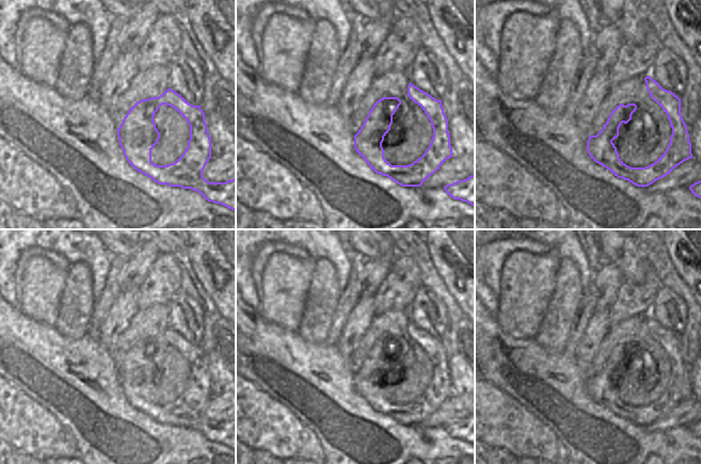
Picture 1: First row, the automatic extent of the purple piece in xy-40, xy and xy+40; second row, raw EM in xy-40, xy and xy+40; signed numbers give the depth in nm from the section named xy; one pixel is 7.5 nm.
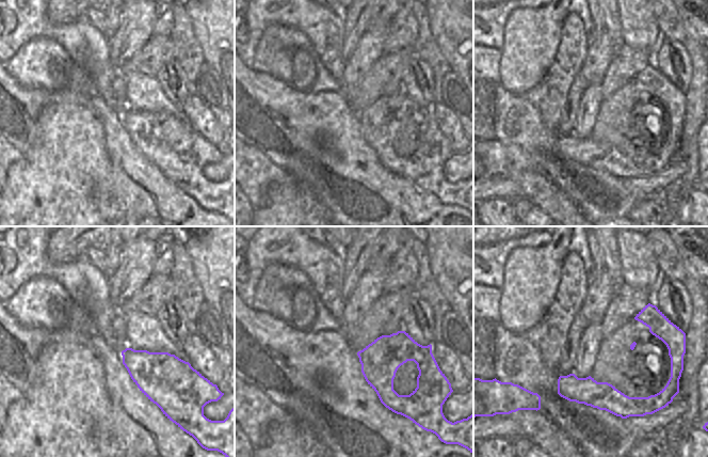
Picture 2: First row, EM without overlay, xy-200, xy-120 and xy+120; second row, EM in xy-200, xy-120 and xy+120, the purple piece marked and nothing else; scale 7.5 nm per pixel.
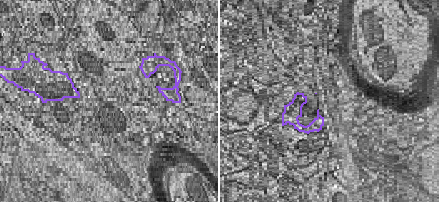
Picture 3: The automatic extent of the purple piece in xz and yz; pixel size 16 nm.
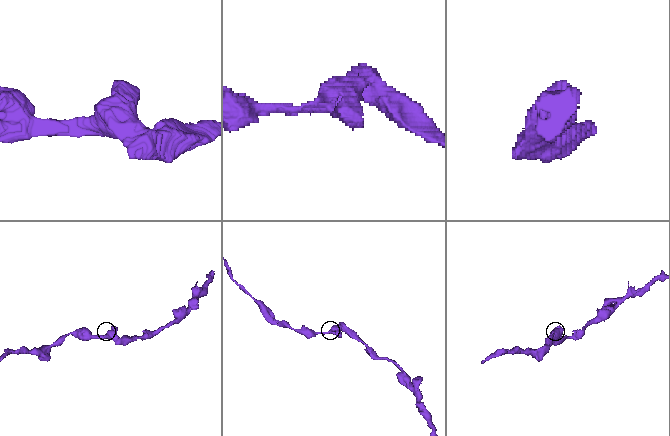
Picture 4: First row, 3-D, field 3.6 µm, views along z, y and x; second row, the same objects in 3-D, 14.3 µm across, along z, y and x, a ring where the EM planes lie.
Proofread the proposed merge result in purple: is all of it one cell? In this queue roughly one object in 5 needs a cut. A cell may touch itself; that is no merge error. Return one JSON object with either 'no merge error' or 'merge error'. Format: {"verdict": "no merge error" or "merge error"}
{"verdict": "no merge error"}

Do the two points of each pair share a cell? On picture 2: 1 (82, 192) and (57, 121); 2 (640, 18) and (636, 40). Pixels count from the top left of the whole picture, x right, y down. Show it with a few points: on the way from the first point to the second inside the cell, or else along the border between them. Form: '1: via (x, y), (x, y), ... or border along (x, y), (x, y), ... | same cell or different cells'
1: via (68, 174), (68, 139) | same cell
2: via (639, 24), (638, 34) | same cell

